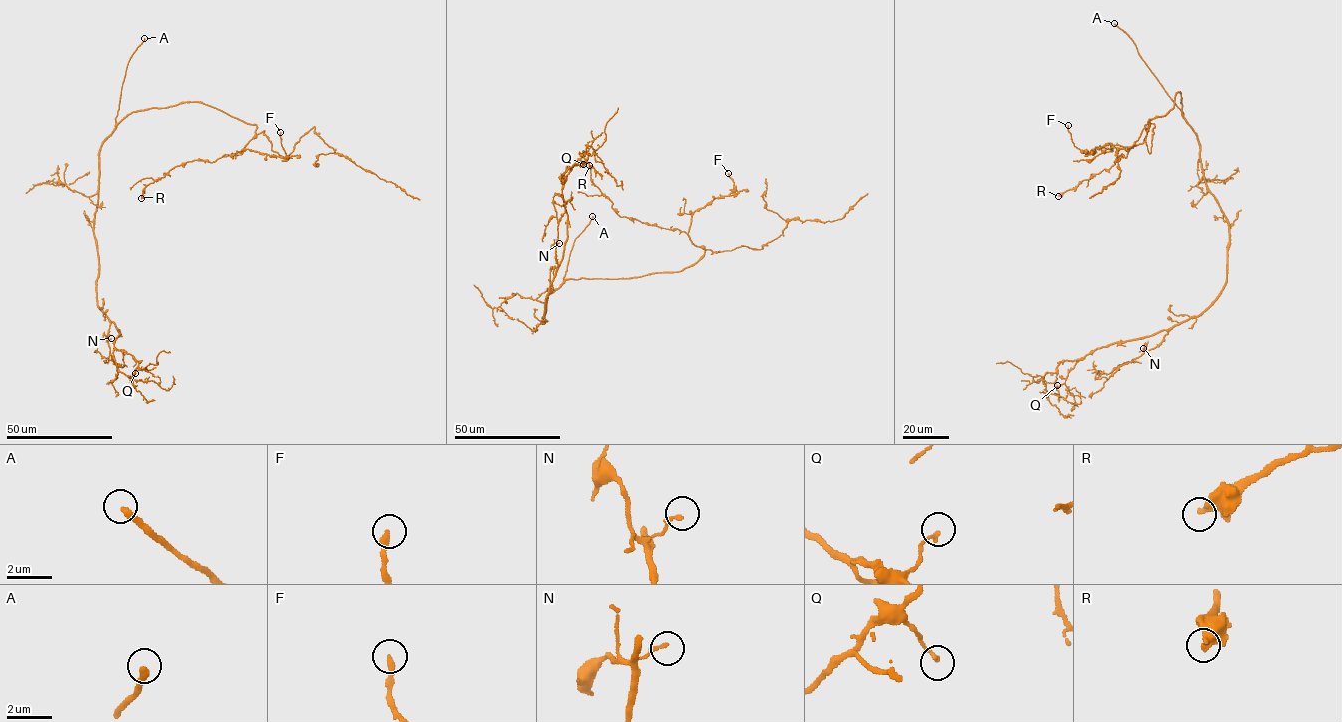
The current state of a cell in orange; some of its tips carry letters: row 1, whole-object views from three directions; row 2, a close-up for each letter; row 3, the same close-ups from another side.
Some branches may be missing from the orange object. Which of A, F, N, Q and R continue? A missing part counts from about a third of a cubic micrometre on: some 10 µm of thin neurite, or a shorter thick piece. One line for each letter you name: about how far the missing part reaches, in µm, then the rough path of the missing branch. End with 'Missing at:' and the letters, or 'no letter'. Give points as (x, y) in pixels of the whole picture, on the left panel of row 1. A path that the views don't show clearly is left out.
A: about 15 µm are missing
Missing at: A

